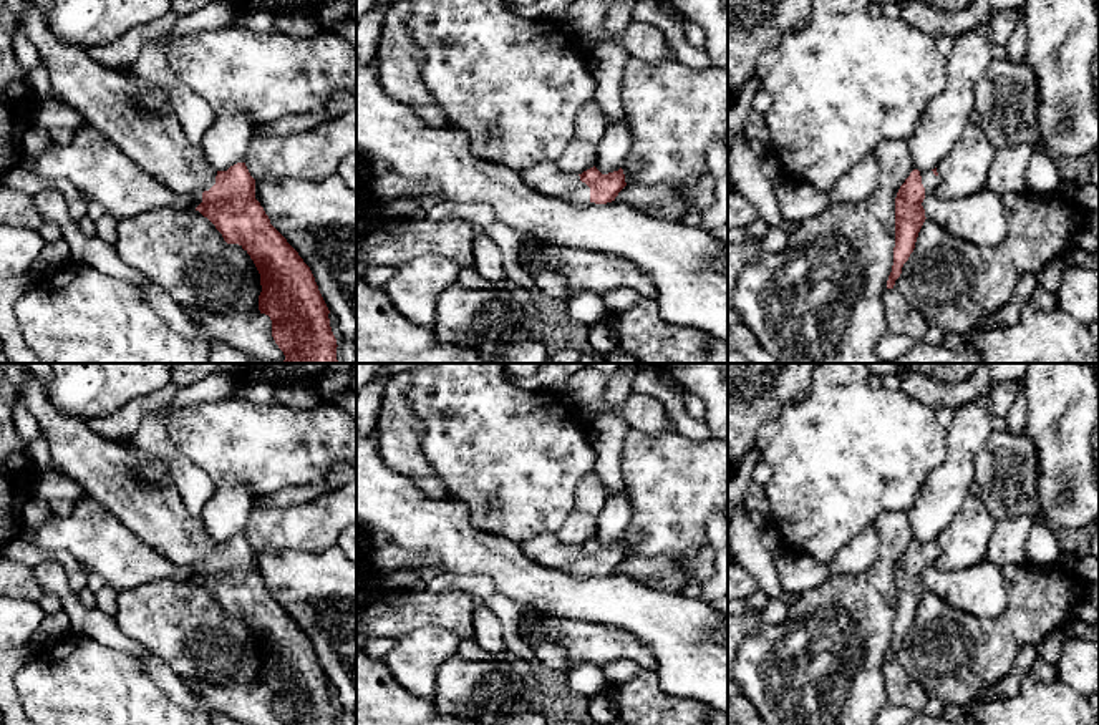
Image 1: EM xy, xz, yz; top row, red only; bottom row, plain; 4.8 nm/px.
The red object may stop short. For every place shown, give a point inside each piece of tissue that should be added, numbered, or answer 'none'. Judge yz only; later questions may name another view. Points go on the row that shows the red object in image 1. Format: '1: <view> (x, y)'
1: yz (929, 180)

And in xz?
1: xz (546, 178)

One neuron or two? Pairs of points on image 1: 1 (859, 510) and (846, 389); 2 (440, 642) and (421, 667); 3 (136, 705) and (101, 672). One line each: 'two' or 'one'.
1: one
2: one
3: one

